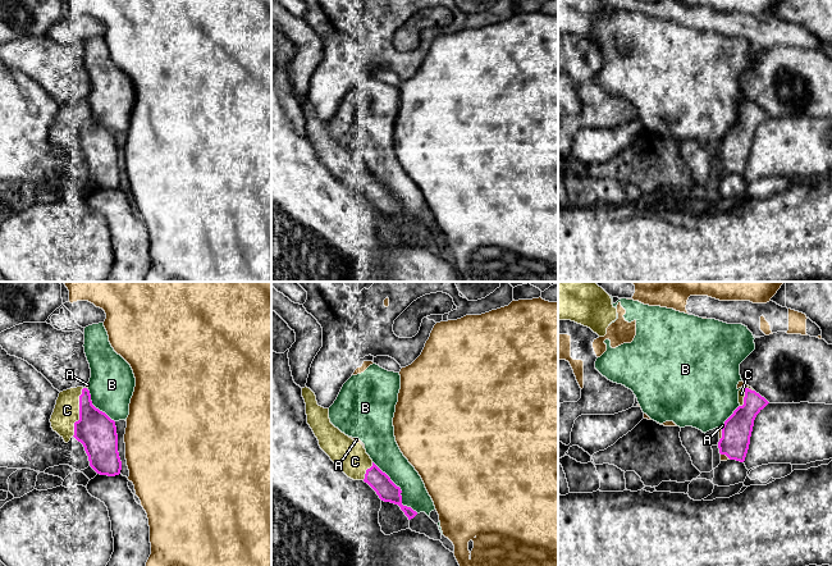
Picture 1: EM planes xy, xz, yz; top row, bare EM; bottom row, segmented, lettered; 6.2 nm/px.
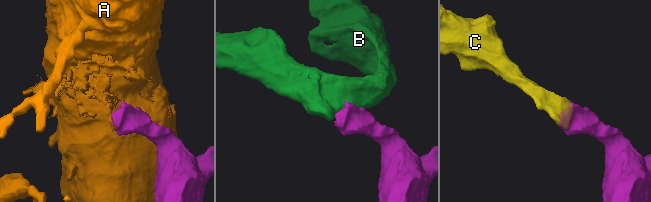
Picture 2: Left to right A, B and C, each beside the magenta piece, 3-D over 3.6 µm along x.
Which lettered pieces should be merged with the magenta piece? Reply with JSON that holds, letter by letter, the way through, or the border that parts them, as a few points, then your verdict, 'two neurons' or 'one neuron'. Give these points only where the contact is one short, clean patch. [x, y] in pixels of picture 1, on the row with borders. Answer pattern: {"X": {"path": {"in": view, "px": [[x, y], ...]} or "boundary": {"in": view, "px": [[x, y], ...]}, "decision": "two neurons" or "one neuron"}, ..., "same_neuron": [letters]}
{"A": {"decision": "two neurons"}, "B": {"decision": "two neurons"}, "C": {"decision": "one neuron"}, "same_neuron": ["C"]}

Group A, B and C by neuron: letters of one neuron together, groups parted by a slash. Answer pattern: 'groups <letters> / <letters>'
groups A / B / C

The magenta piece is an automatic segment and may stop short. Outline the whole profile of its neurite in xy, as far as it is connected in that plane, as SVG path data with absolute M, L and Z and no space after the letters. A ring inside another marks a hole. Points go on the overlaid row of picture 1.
M77 387L60 392L50 423L65 443L74 437L83 444L90 466L97 474L120 474L115 421L92 405L87 388Z

